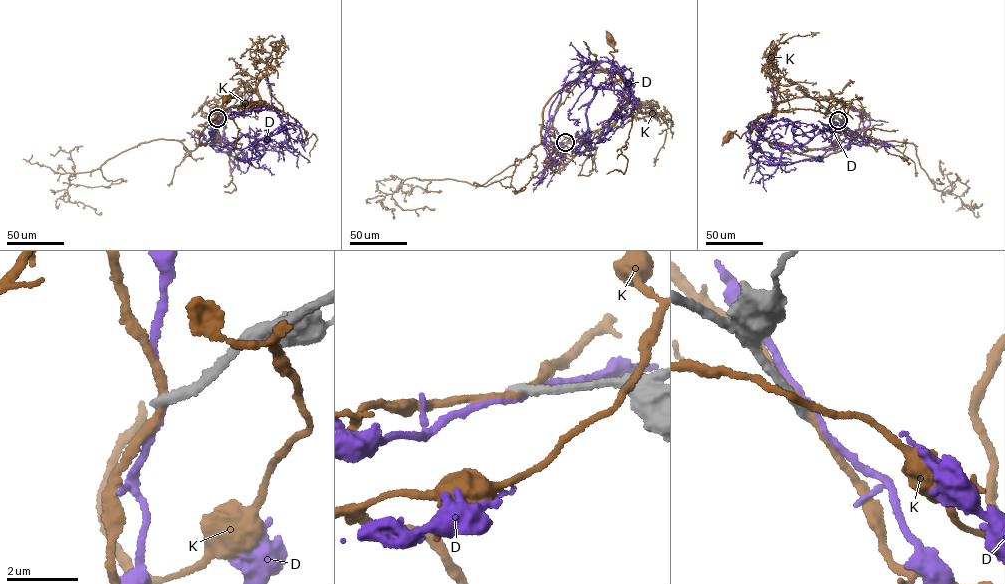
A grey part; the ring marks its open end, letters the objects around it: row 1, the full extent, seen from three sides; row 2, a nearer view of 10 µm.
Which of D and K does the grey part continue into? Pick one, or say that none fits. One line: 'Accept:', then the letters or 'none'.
Accept: none

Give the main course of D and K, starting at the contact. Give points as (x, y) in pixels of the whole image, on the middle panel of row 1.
D: (565, 142), (553, 144), (547, 131), (566, 84), (609, 61), (625, 79), (632, 74), (587, 62), (561, 85)
K: (565, 142), (608, 126), (621, 102), (625, 79), (623, 71), (612, 61), (610, 52), (617, 50), (609, 38)

